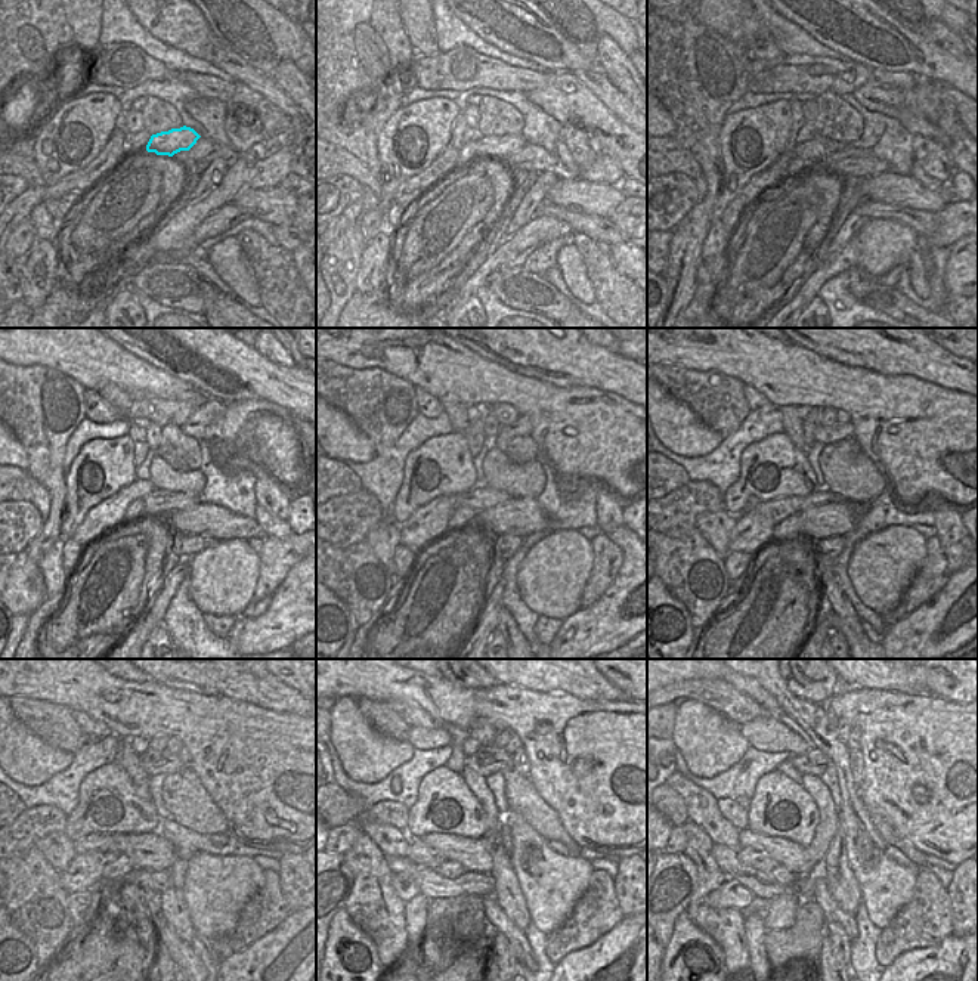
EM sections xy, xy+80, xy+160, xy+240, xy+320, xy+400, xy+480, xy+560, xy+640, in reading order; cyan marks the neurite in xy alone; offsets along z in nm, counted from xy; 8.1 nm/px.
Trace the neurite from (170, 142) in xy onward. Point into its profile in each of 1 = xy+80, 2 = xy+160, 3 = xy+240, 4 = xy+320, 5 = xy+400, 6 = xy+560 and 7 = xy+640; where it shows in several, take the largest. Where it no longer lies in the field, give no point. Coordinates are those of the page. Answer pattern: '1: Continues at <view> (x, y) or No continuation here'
1: Continues at xy+80 (505, 145)
2: Continues at xy+160 (802, 155)
3: Continues at xy+240 (104, 519)
4: Continues at xy+320 (427, 525)
5: Continues at xy+400 (751, 534)
6: Continues at xy+560 (402, 882)
7: Continues at xy+640 (730, 894)

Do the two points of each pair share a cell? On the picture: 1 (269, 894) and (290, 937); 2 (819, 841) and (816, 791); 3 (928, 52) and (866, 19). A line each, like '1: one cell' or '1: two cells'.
1: two cells
2: one cell
3: one cell

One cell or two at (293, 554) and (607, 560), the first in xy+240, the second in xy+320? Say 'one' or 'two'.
one

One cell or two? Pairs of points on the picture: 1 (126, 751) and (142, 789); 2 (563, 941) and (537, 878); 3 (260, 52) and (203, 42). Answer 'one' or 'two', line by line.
1: one
2: two
3: two

